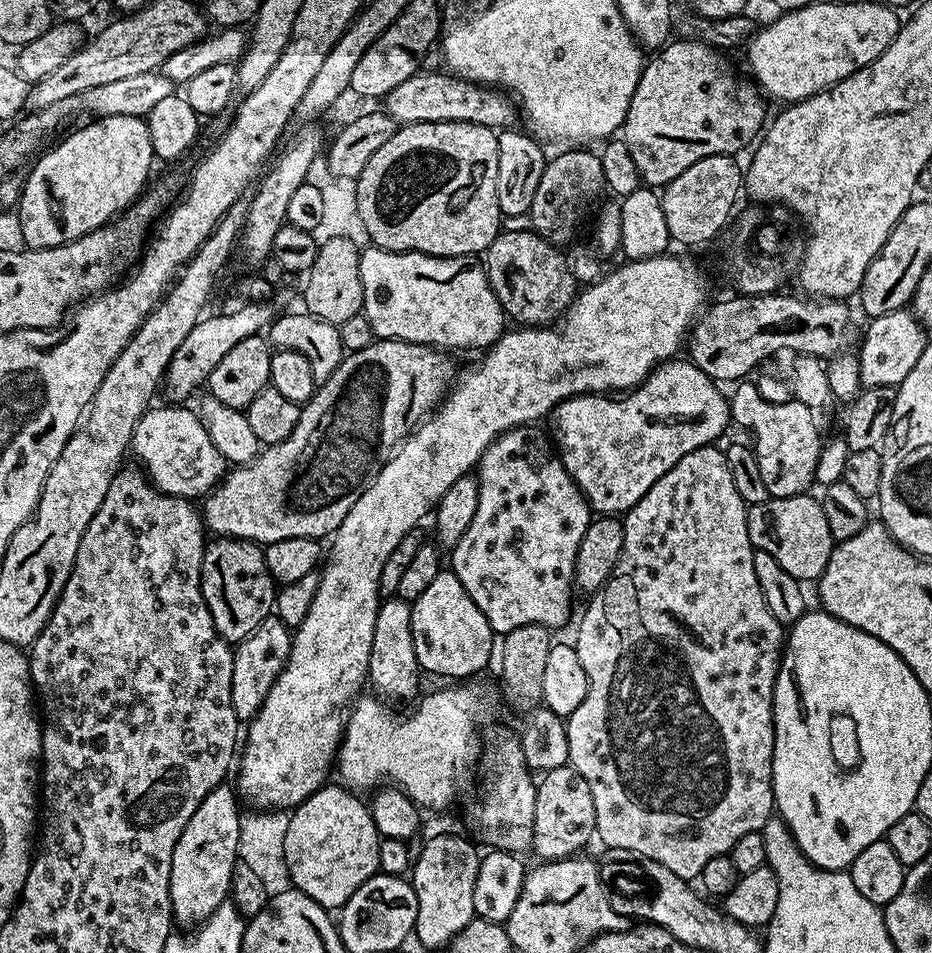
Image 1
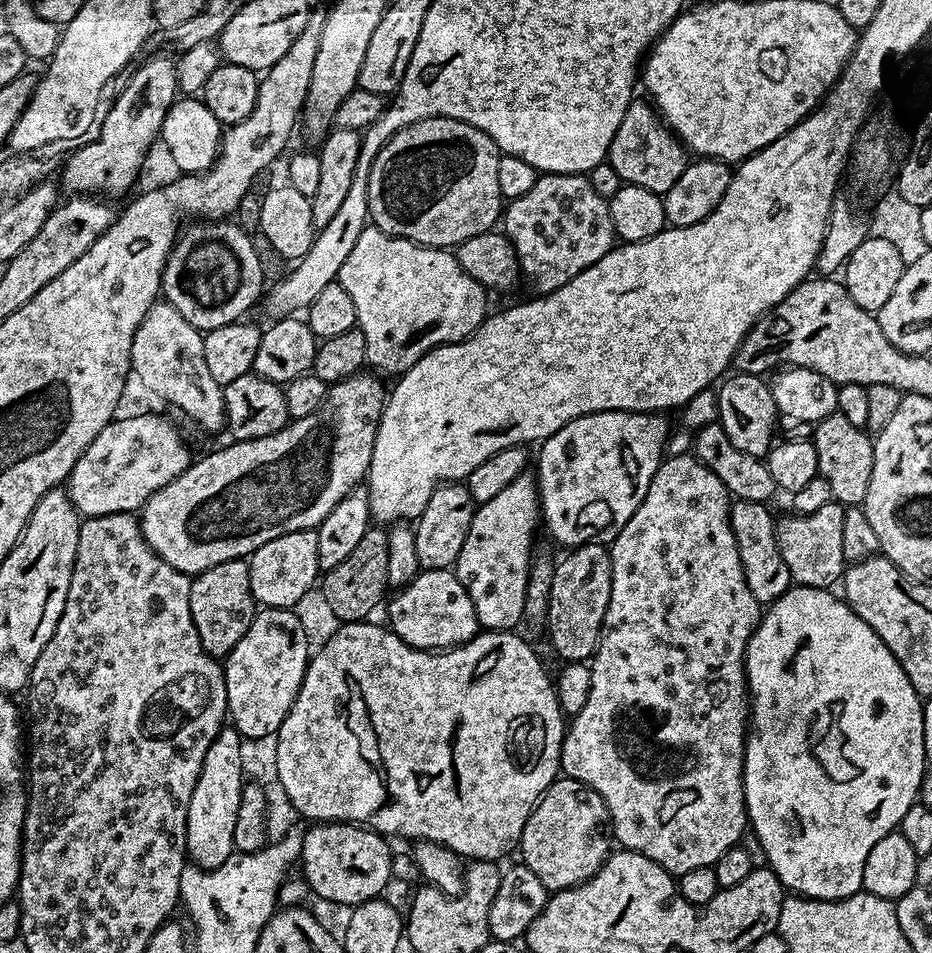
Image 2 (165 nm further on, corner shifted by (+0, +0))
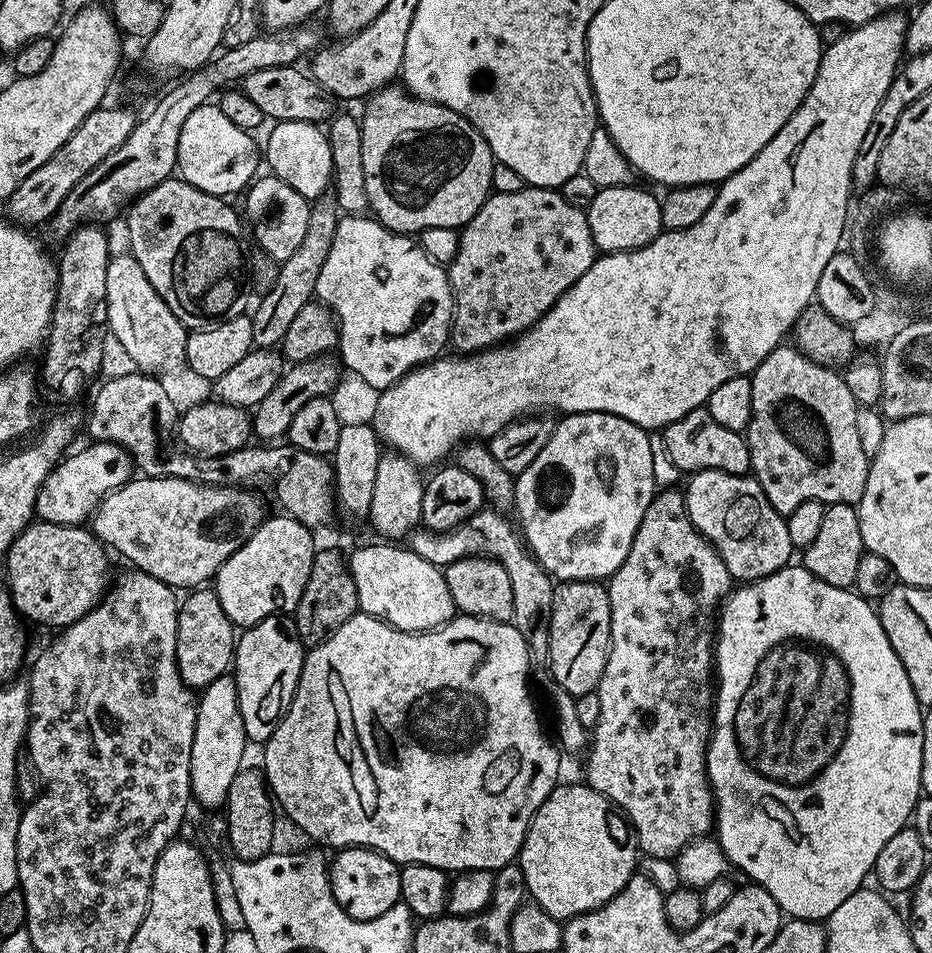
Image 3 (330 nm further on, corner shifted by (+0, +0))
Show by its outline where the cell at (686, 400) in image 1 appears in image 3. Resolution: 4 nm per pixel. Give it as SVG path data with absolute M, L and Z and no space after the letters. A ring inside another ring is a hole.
M574 412L563 417L561 424L557 423L552 429L550 442L542 446L542 451L538 453L538 458L526 466L516 477L516 508L515 519L518 521L519 531L522 533L524 542L528 545L529 552L536 557L549 576L557 581L565 580L594 580L597 582L607 581L626 562L626 554L630 554L630 542L634 542L634 534L642 522L642 514L646 514L646 506L650 506L652 497L656 495L658 487L654 478L653 455L650 452L649 433L645 429L639 428L634 422L626 418L618 418L614 414L605 412Z

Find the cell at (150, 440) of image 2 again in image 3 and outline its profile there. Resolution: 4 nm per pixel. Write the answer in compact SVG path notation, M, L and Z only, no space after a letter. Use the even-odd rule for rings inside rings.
M97 440L81 452L65 455L42 482L35 515L46 523L83 525L108 493L121 488L134 476L132 457L120 444Z

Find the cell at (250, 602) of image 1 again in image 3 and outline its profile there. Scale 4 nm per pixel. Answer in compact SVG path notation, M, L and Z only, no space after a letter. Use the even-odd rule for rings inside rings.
M200 586L189 591L188 596L179 601L178 642L176 643L176 661L178 674L193 690L203 690L214 682L214 678L229 675L234 664L234 653L238 632L226 618L222 602L218 602L215 591L208 586Z

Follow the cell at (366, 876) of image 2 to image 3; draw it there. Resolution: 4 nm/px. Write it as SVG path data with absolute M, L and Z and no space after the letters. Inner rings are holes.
M342 848L331 857L328 864L328 881L332 884L332 893L350 914L350 918L355 920L373 920L390 906L401 903L400 899L400 869L401 865L391 860L388 856L383 856L380 852L375 852L373 848Z

